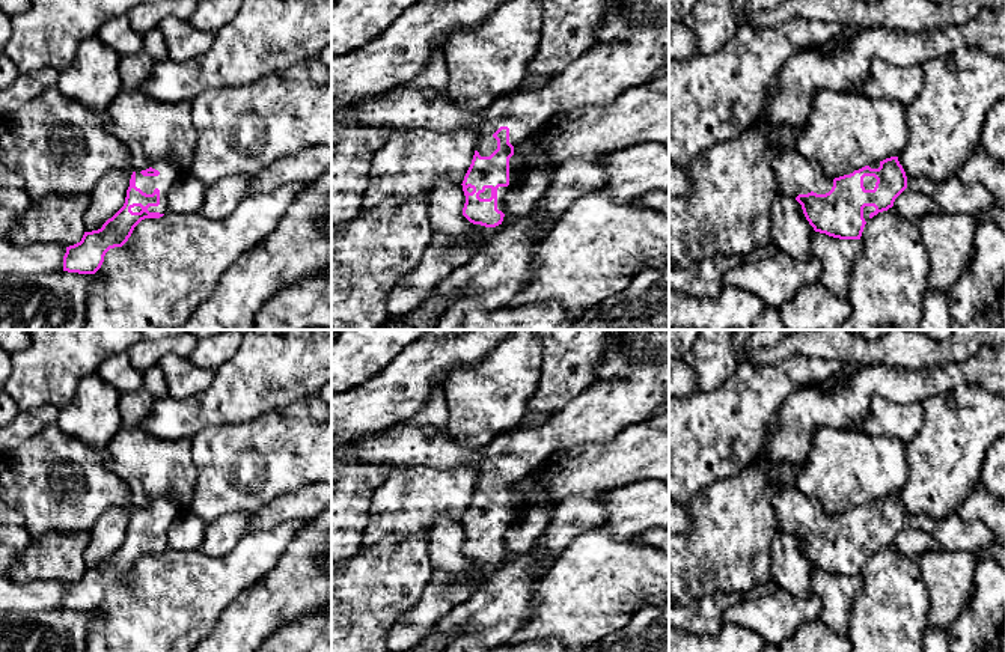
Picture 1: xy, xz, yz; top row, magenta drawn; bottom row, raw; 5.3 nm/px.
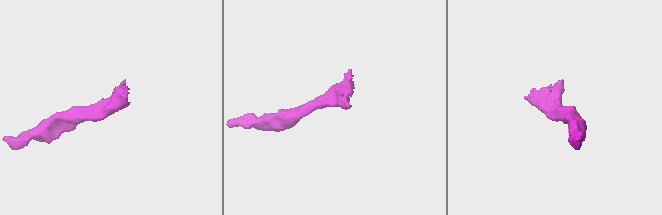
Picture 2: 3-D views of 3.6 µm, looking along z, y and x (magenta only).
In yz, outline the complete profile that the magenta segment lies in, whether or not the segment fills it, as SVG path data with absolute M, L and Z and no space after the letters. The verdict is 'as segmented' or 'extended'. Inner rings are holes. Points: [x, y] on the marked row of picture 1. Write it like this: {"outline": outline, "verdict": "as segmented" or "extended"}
{"outline": "M782 151L773 172L780 196L802 205L814 230L839 239L860 239L868 220L892 208L907 188L898 157L832 179L800 152Z", "verdict": "extended"}

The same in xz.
{"outline": "M643 0L627 14L630 36L619 42L595 44L561 72L550 75L538 90L514 90L499 96L481 111L464 111L448 98L444 90L426 93L408 84L395 86L383 93L331 107L331 120L339 114L353 116L360 126L389 128L390 131L469 128L478 134L476 151L463 181L466 203L463 215L473 224L496 227L506 211L506 196L523 178L514 146L529 139L554 114L577 107L606 107L625 90L646 84L654 74L669 66L669 0Z", "verdict": "extended"}

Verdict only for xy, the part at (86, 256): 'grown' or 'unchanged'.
grown

